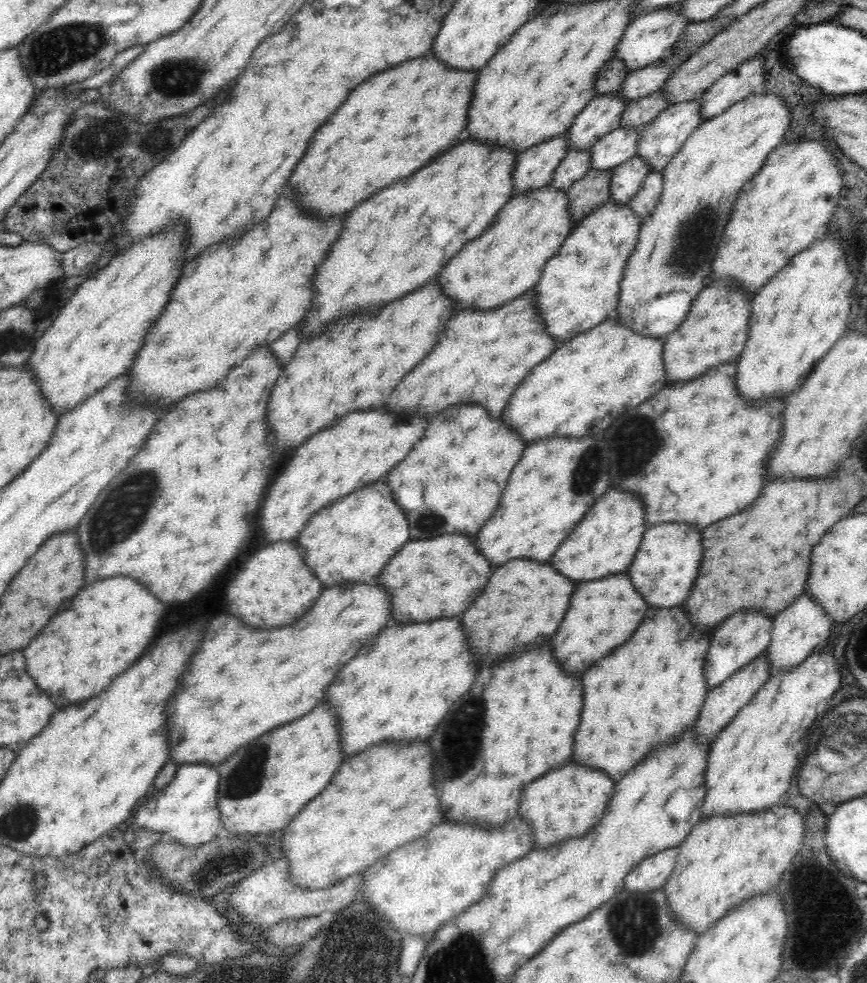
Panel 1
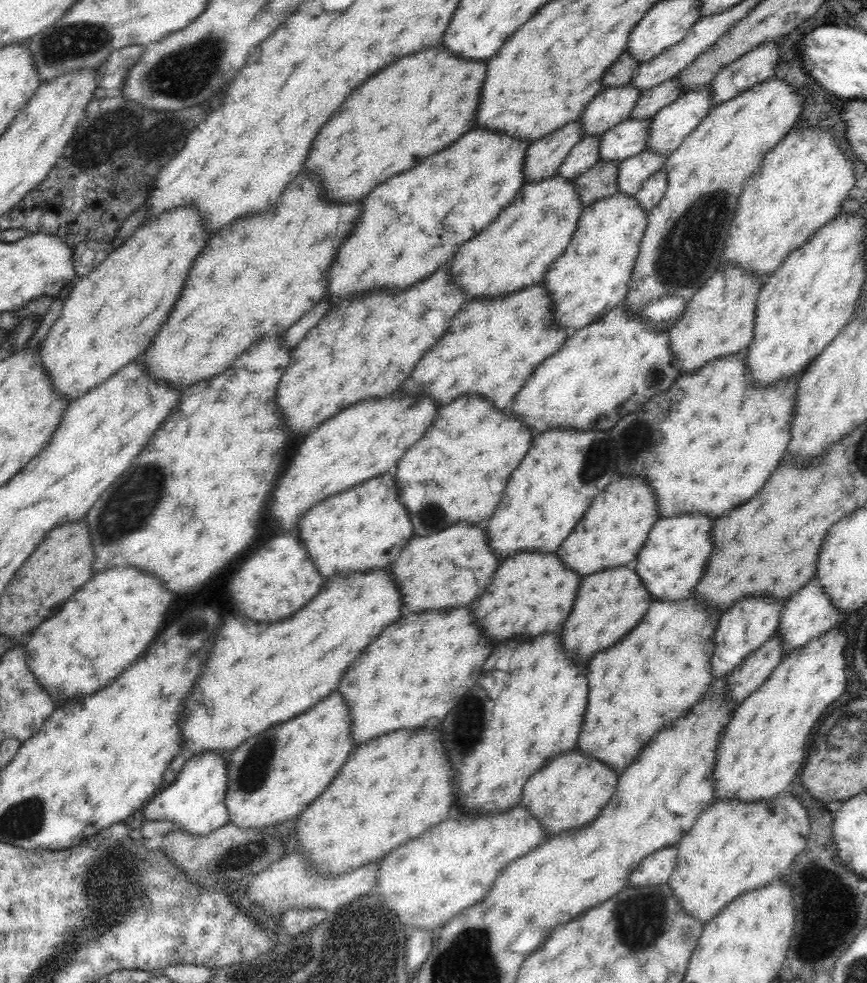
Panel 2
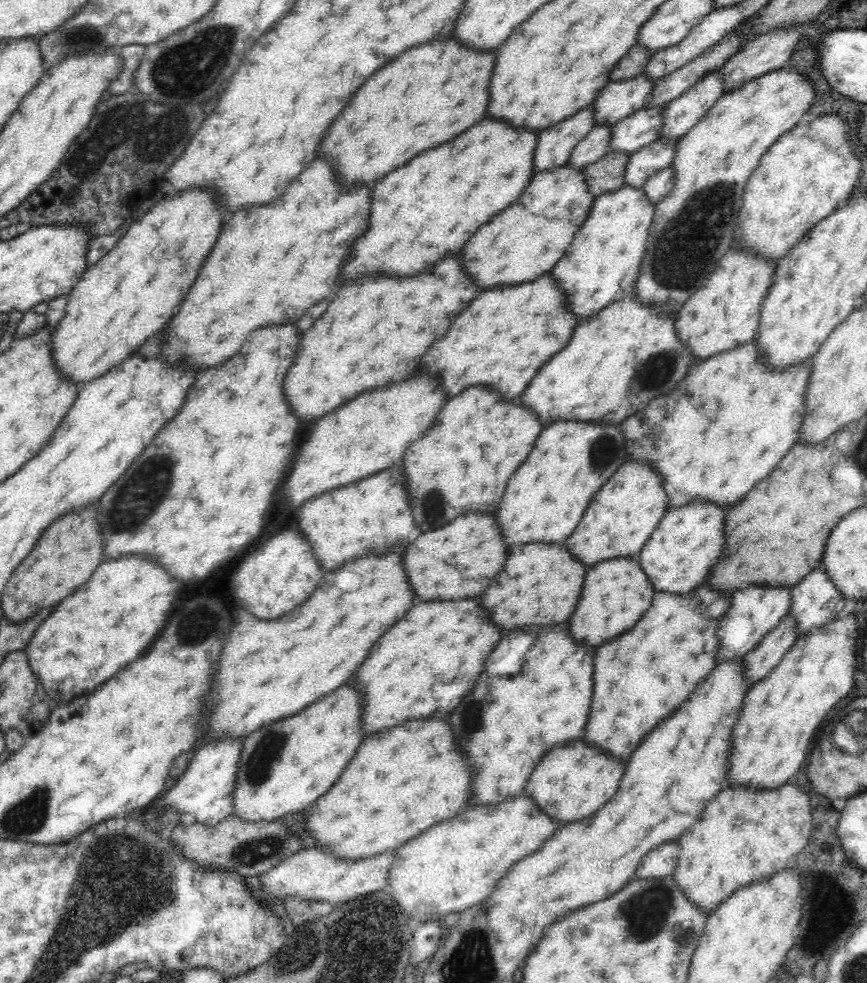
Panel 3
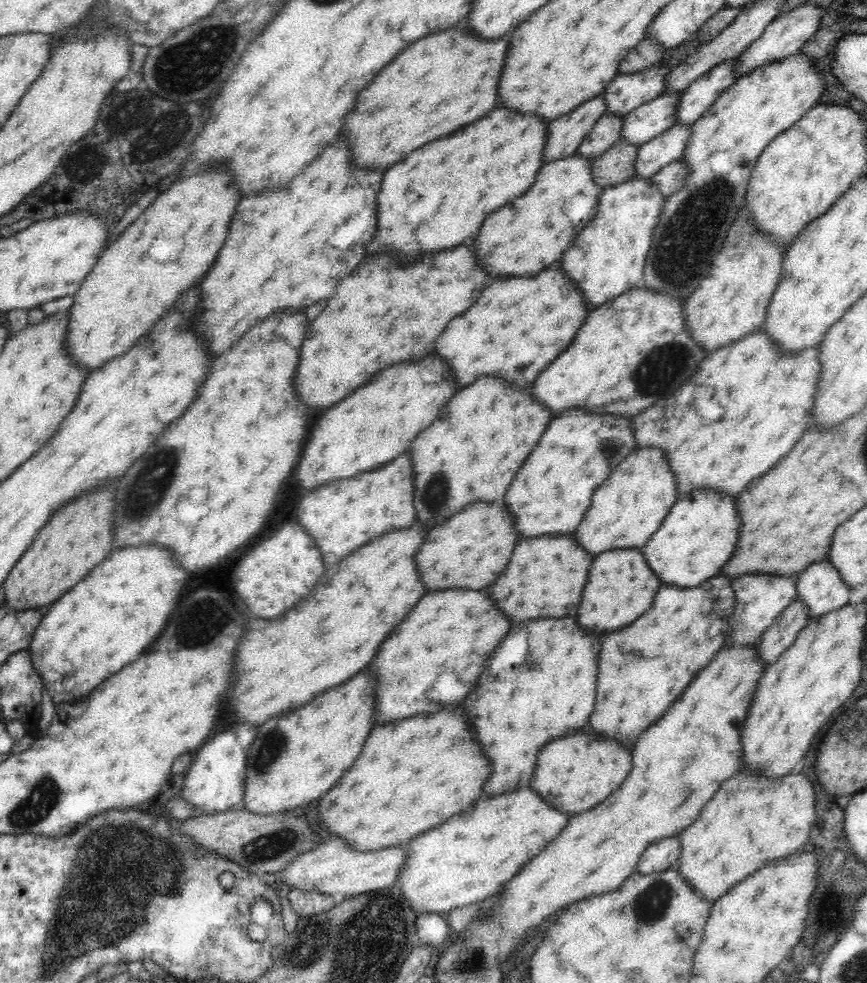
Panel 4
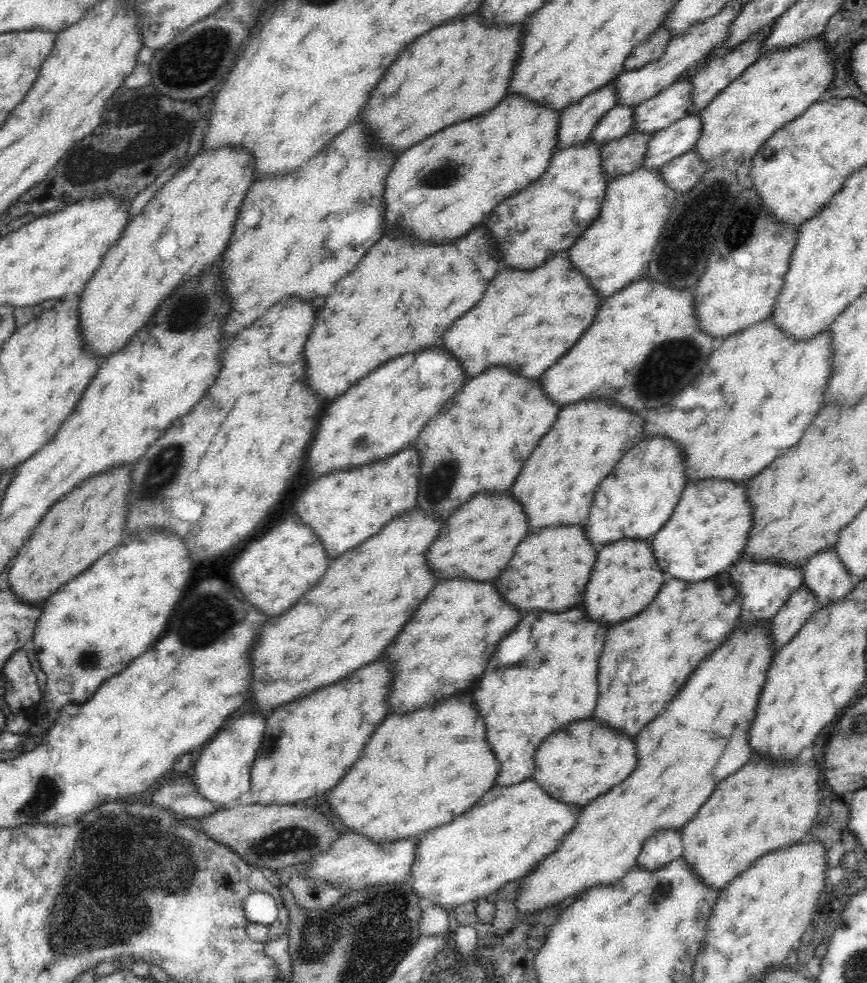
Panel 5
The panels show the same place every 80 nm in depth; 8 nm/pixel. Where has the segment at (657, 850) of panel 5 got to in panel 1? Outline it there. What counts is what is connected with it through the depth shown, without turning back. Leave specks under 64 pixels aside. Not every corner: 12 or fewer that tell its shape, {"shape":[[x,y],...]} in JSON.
{"shape":[[680,848],[641,860],[623,889],[647,893],[663,888]]}

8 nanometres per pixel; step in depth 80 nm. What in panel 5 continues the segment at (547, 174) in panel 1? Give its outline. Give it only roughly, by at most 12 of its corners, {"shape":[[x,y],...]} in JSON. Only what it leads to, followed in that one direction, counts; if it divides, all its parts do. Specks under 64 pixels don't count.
{"shape":[[614,85],[560,114],[556,151],[584,143],[616,106]]}

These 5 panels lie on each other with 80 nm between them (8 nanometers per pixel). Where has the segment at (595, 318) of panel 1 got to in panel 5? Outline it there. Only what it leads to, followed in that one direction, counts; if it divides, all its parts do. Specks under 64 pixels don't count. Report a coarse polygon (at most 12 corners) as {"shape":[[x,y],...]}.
{"shape":[[646,167],[608,182],[569,248],[602,298],[643,278],[679,194]]}

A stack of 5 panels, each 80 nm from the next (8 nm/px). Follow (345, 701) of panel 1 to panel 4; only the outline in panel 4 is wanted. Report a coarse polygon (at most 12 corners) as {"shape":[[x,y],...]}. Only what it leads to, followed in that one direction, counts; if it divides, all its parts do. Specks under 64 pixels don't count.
{"shape":[[486,592],[424,596],[365,667],[376,724],[460,704],[508,618]]}

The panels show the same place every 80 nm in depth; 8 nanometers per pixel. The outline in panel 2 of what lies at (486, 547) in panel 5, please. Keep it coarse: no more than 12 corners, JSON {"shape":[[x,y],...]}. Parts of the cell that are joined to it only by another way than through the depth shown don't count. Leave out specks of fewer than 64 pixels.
{"shape":[[462,522],[412,538],[390,568],[402,616],[468,606],[498,566]]}

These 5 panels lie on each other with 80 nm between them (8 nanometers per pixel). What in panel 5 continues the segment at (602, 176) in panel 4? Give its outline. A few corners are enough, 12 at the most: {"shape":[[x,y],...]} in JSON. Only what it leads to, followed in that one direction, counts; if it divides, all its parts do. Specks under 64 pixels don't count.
{"shape":[[634,131],[605,144],[606,182],[642,167],[650,138]]}

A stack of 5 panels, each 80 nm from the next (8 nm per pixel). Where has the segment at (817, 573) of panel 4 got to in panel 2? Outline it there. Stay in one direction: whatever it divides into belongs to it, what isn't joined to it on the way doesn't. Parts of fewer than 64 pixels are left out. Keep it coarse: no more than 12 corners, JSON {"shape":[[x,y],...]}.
{"shape":[[812,579],[780,610],[782,658],[826,636],[840,618]]}

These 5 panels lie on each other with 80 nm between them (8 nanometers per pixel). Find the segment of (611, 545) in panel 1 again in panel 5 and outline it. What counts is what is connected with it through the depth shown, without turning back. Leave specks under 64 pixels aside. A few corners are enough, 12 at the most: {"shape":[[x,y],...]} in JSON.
{"shape":[[643,438],[598,485],[594,548],[651,540],[686,485],[678,445]]}

